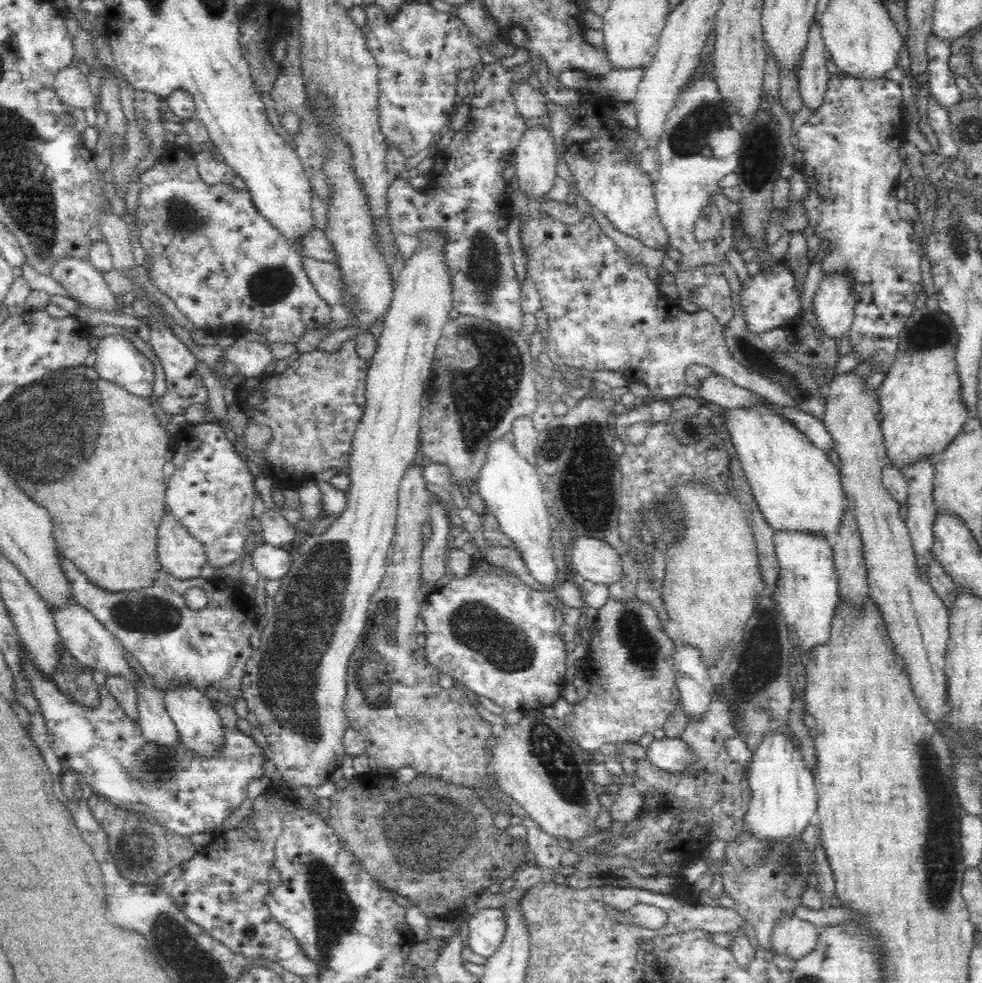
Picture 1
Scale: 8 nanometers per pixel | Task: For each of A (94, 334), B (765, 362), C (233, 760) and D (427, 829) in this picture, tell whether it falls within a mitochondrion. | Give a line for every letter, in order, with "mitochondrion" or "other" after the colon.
A: other
B: mitochondrion
C: other
D: mitochondrion

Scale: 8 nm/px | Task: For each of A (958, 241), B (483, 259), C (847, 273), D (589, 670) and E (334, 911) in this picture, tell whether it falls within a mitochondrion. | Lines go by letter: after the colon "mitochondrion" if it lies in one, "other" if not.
A: mitochondrion
B: mitochondrion
C: other
D: other
E: mitochondrion

